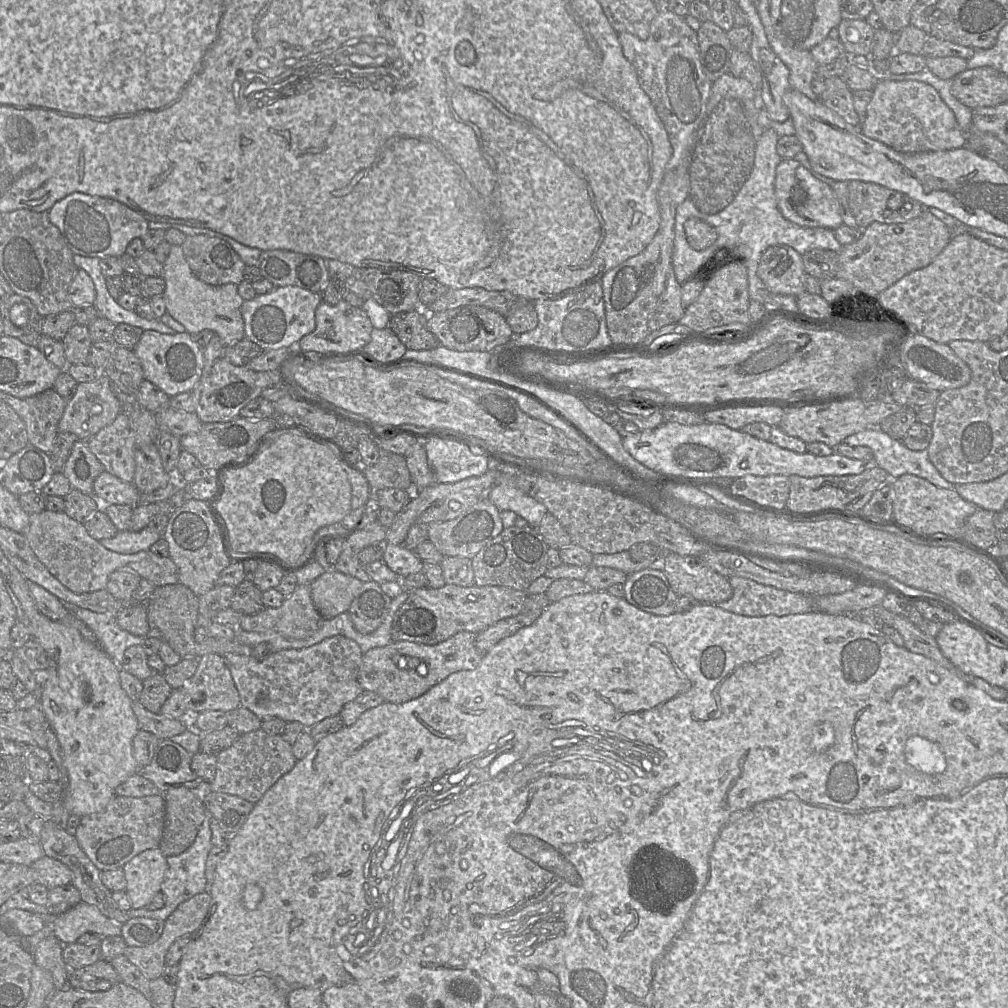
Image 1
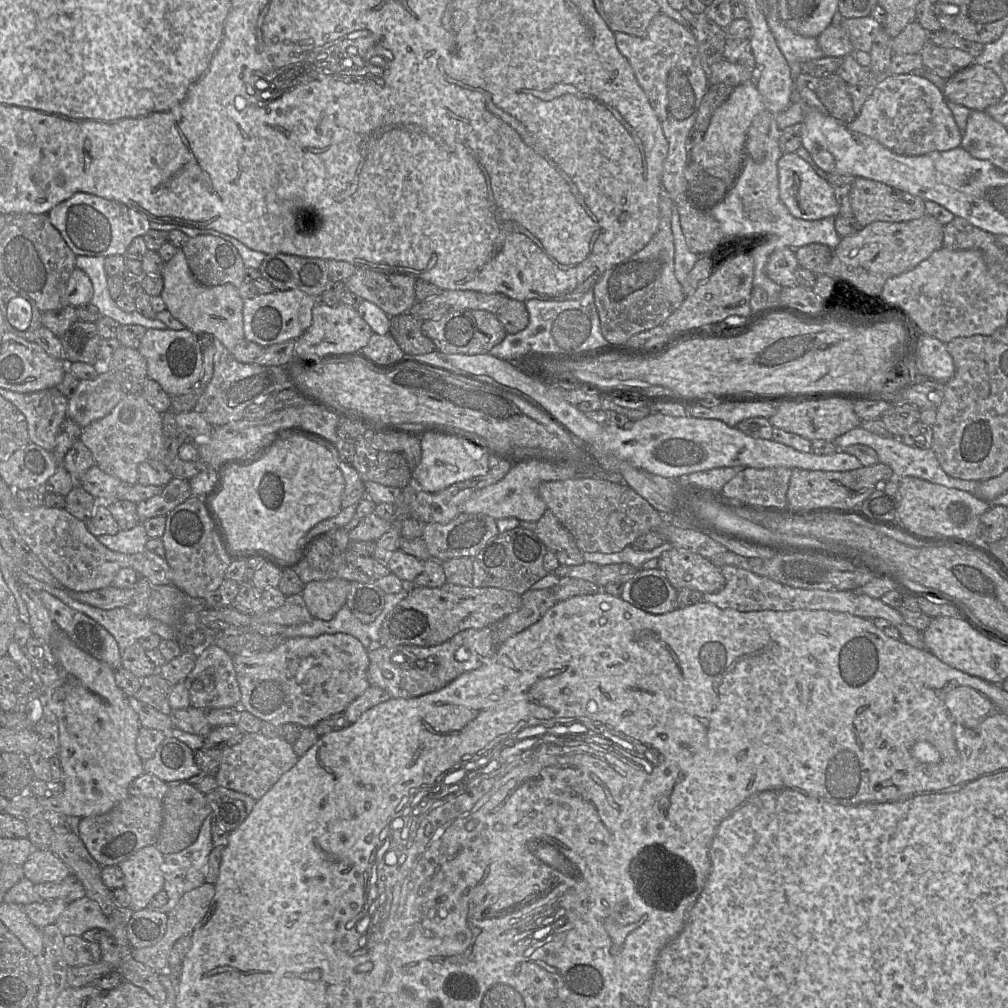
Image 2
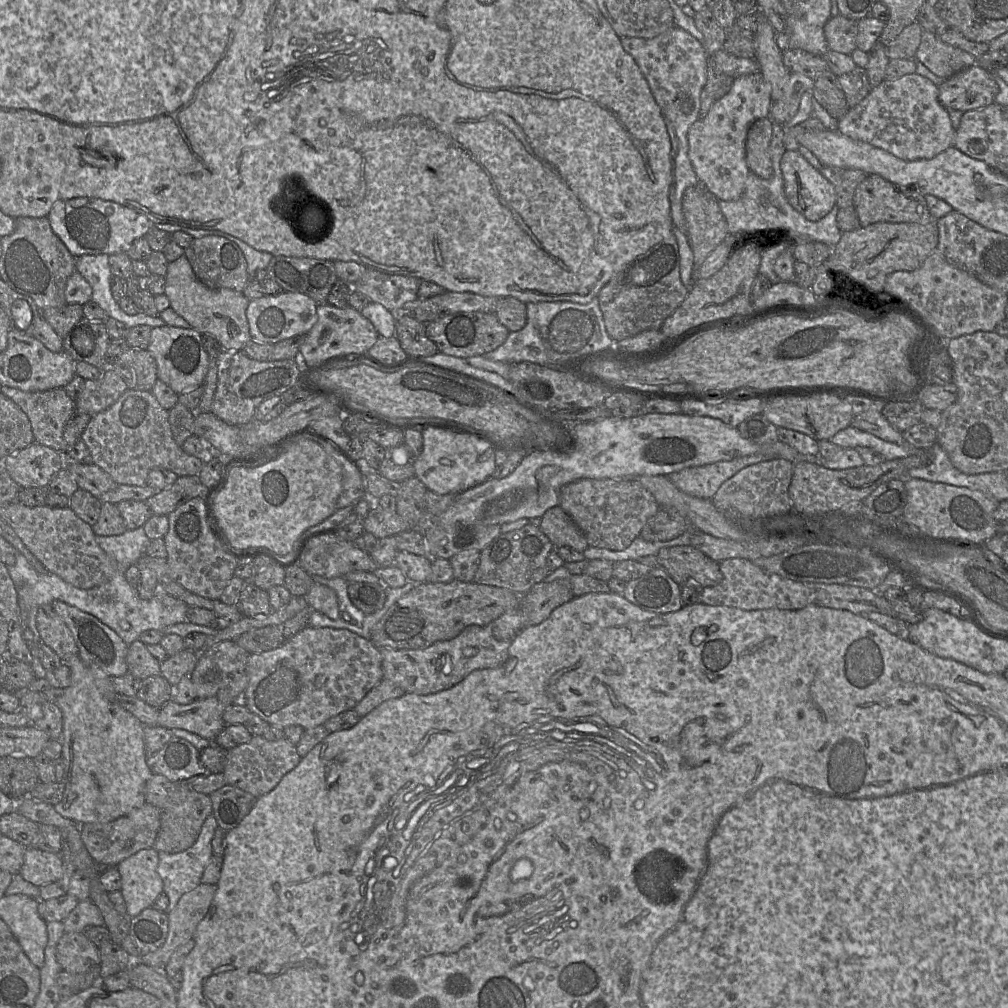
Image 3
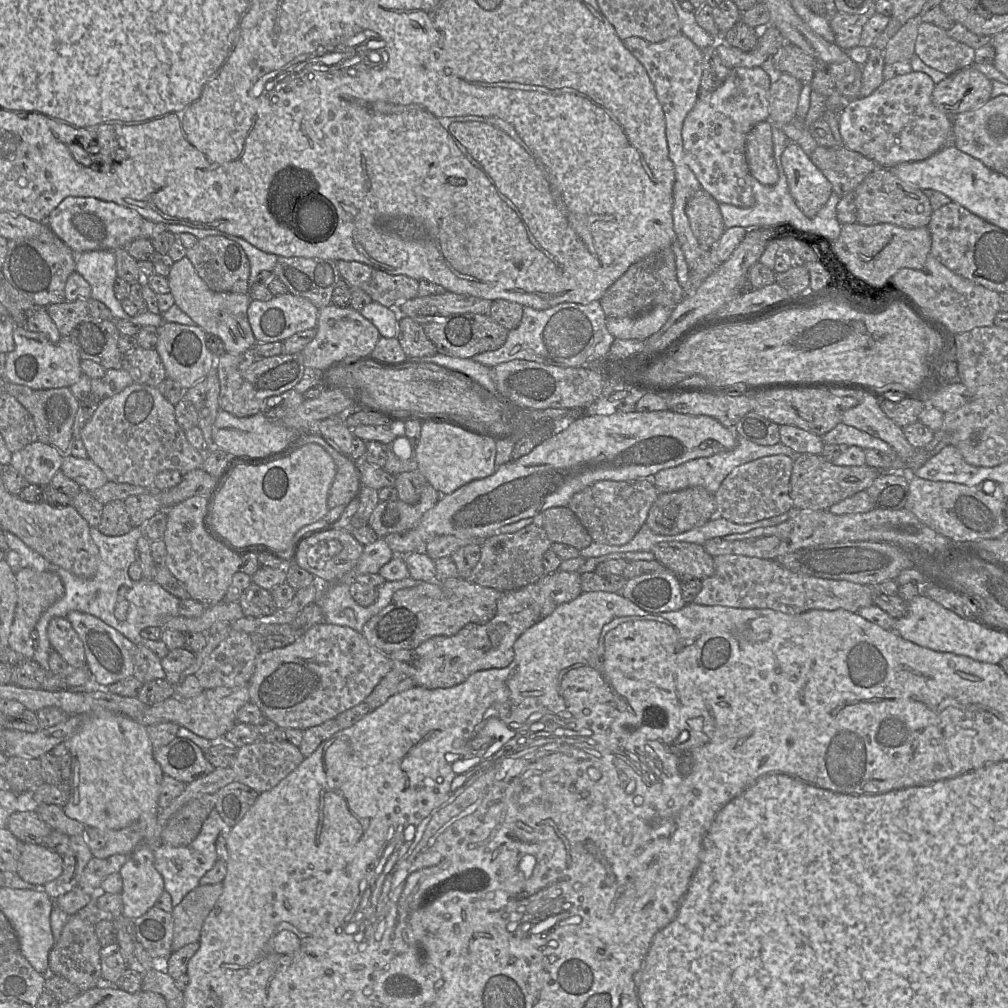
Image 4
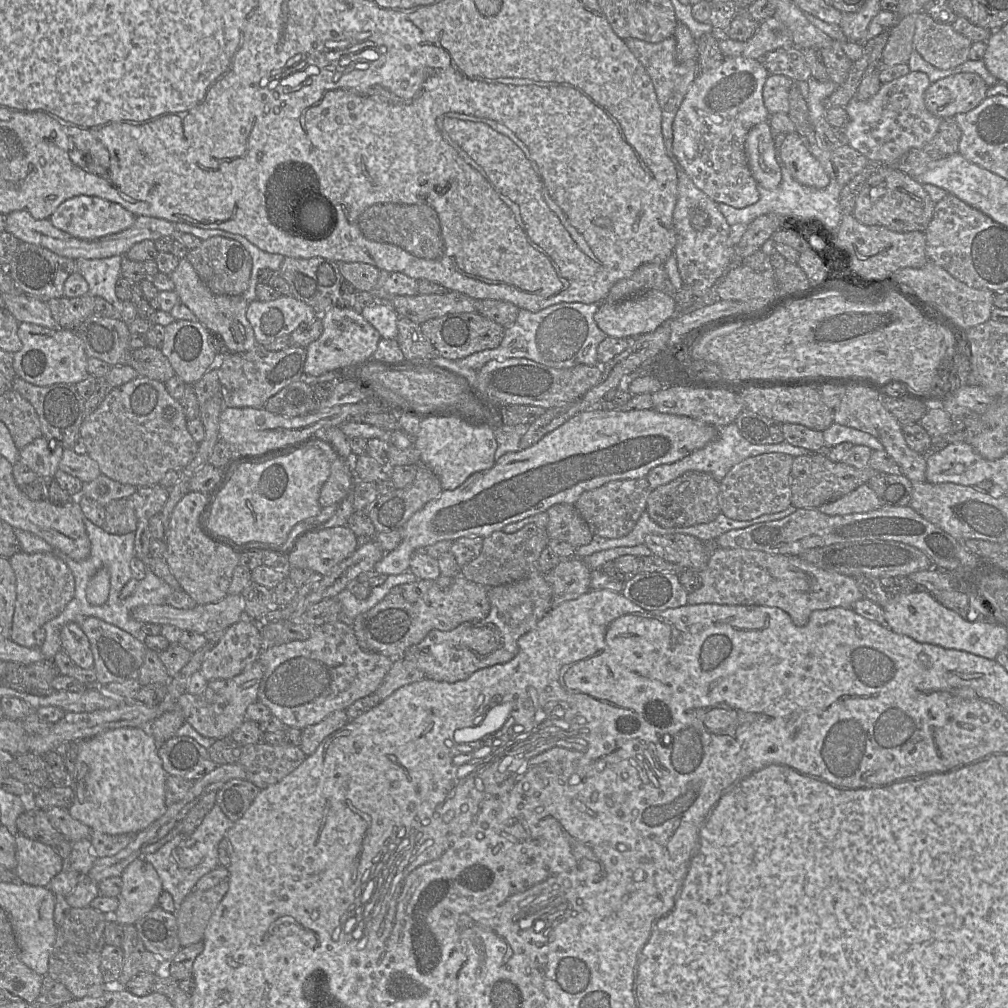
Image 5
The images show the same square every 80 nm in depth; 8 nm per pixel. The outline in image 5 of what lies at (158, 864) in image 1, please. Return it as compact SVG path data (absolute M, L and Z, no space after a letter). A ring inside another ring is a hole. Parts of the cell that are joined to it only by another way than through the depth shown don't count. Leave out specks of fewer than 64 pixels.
M142 857L125 868L121 879L118 907L109 917L121 925L135 925L138 919L157 906L163 891L162 882L155 868Z

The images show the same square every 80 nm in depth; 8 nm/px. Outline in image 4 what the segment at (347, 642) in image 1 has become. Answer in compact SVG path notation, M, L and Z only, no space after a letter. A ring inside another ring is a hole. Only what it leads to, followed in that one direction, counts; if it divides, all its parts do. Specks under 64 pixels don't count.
M320 623L306 630L295 642L267 652L259 653L256 660L252 677L248 683L249 702L255 704L264 716L277 724L281 729L295 728L306 730L320 725L329 719L336 718L340 713L363 702L377 686L380 680L392 670L392 662L388 655L372 647L362 633L348 626Z

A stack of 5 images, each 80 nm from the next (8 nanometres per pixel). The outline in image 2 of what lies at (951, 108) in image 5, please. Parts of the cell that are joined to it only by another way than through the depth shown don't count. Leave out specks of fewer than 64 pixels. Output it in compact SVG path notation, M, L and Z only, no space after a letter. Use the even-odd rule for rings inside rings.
M974 63L947 79L942 93L946 101L985 111L1000 102L1005 87L993 70Z

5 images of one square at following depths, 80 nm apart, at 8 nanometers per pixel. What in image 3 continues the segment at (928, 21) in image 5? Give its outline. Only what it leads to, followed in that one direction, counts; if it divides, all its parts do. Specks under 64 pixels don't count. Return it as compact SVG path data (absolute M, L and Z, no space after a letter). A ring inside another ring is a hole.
M925 30L922 32L916 60L943 79L975 65L977 61L968 52L944 43L939 35Z

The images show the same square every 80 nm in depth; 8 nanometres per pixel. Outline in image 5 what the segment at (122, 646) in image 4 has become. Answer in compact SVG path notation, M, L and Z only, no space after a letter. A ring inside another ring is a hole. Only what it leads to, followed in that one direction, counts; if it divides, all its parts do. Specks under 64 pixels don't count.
M87 617L78 624L90 642L94 657L93 668L96 672L99 687L103 688L111 682L138 679L147 649L143 638L135 637L117 626L95 617Z

